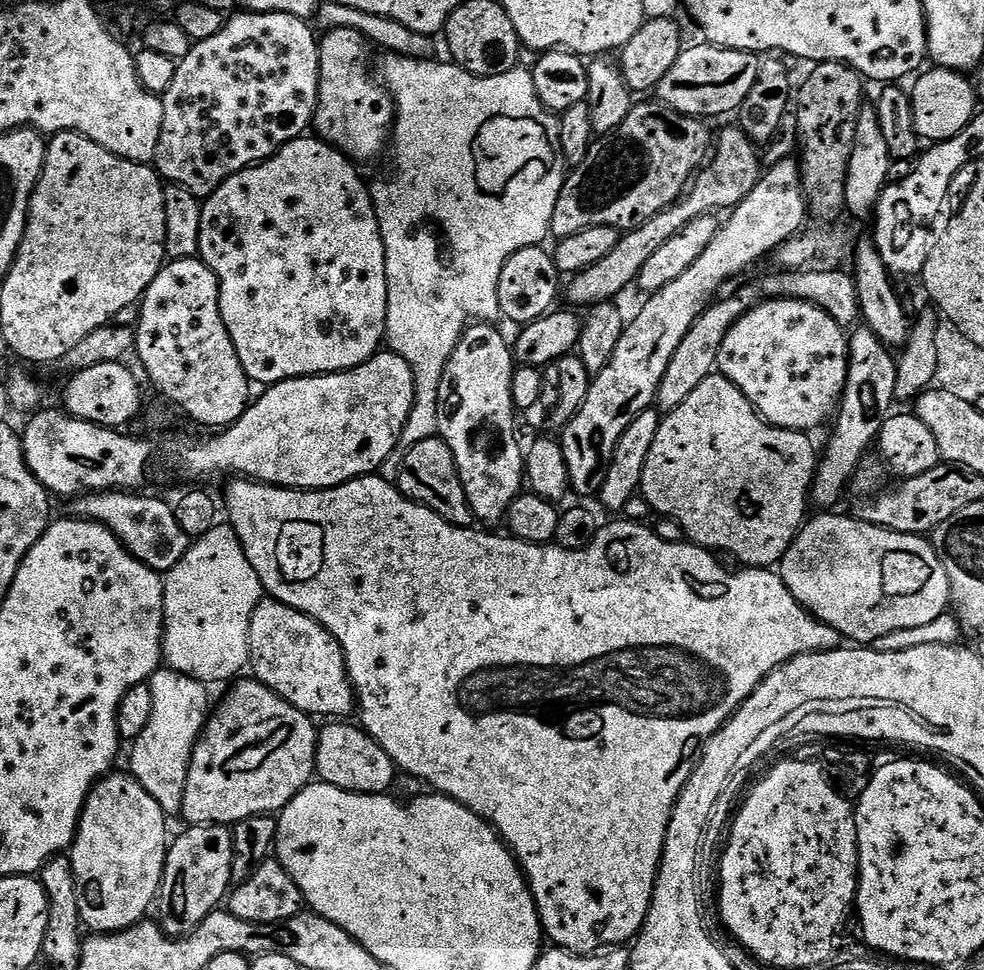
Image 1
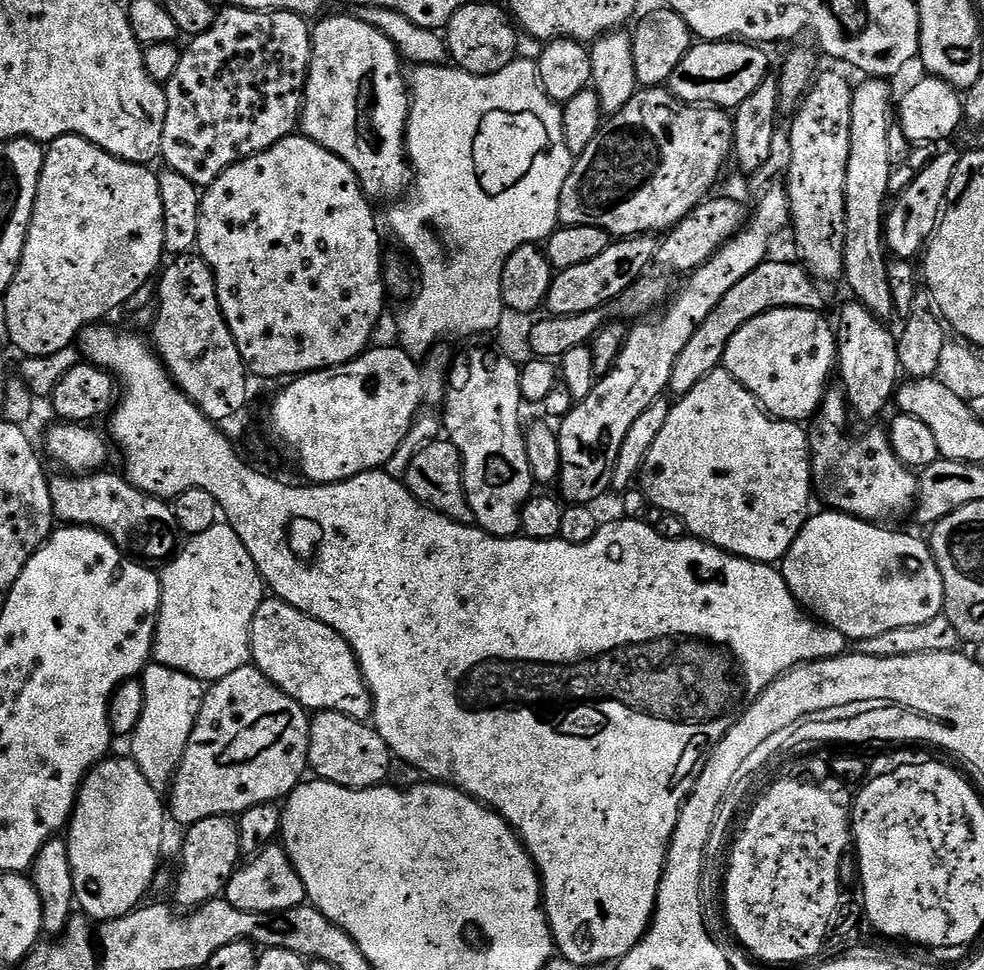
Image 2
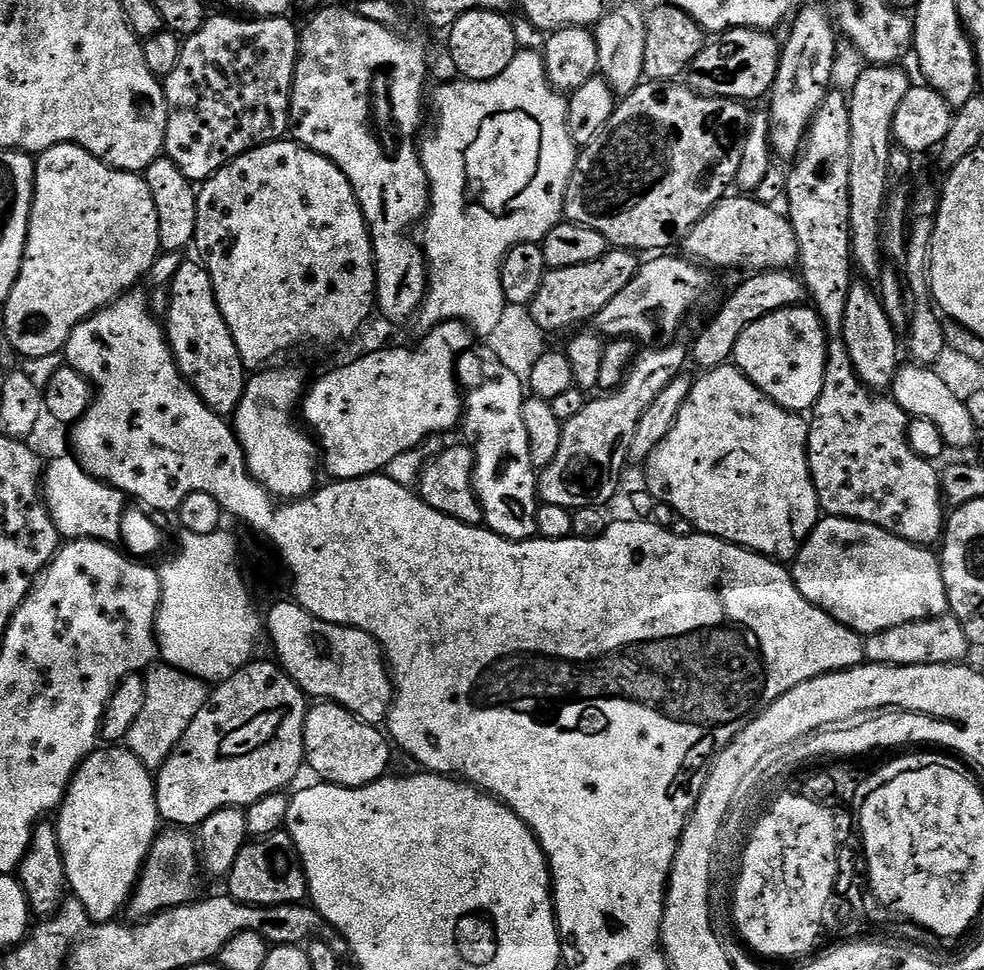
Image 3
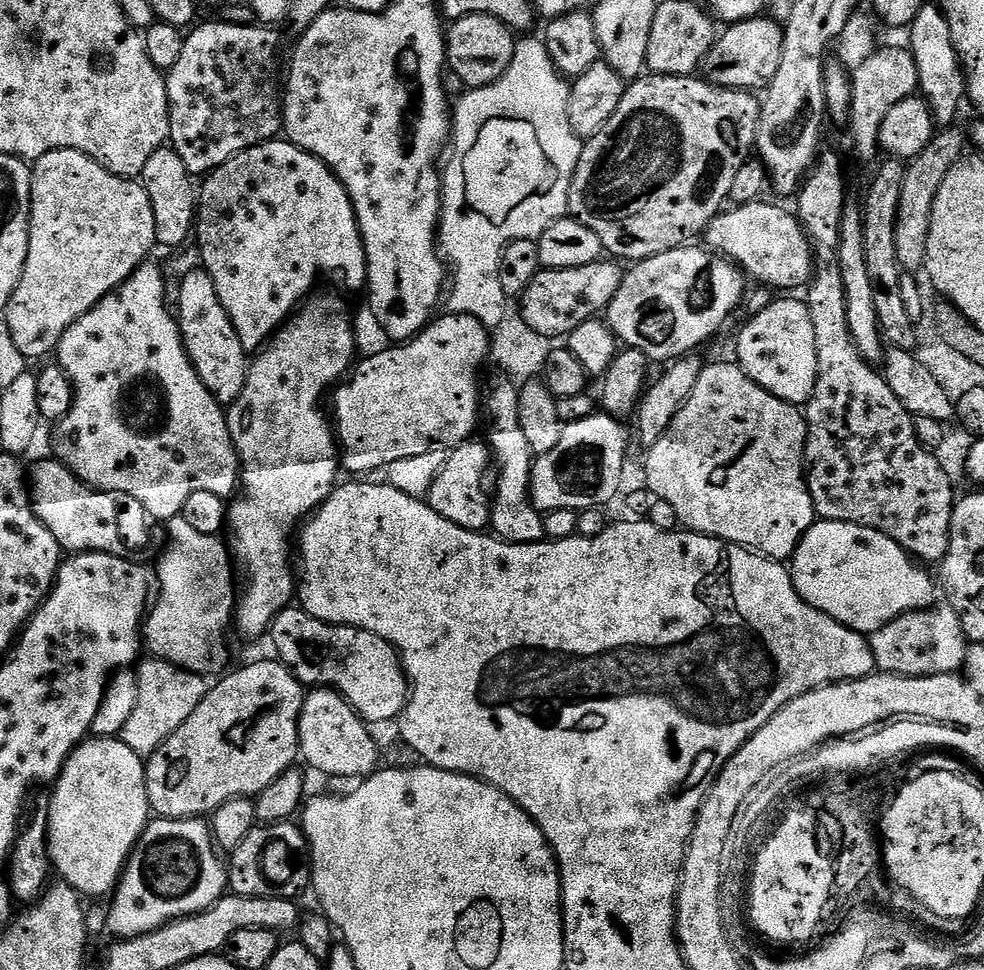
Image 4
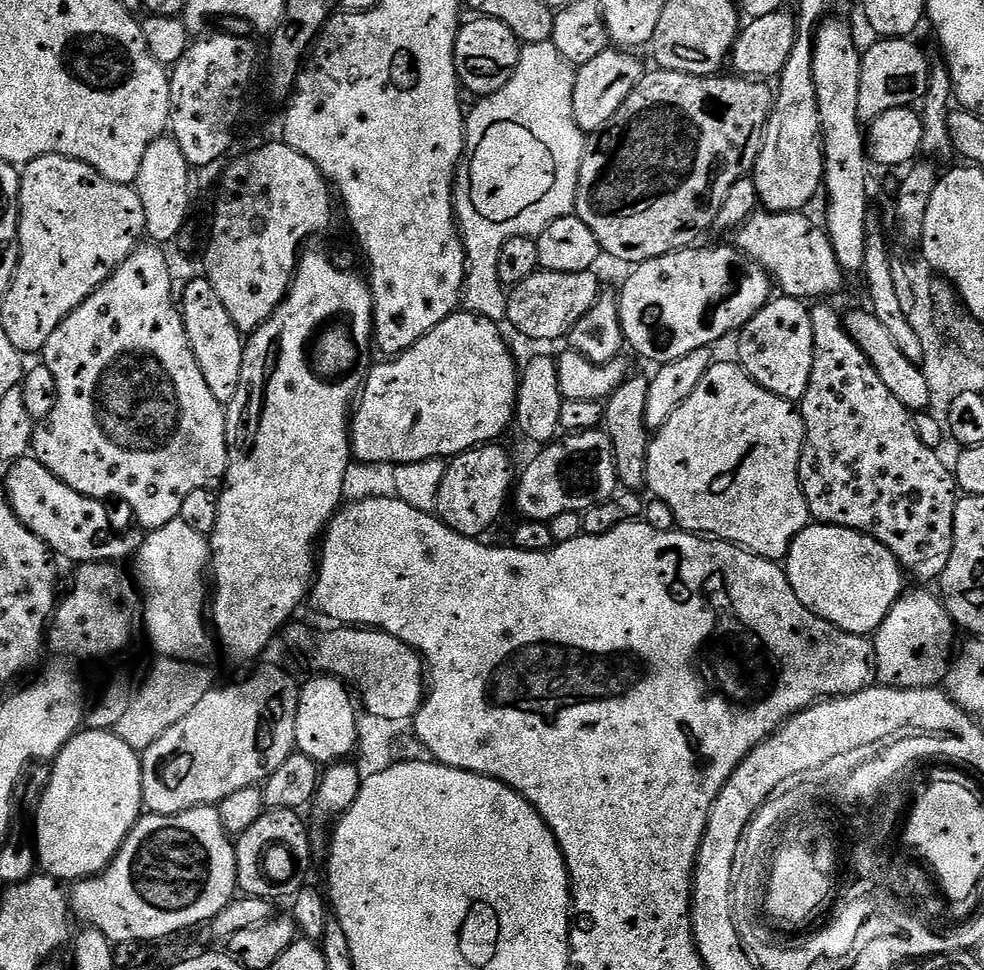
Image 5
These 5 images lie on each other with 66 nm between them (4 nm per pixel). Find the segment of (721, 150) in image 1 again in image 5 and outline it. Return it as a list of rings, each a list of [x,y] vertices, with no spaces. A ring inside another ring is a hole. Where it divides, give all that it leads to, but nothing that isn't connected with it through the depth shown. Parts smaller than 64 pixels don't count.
[[[537,270],[526,282],[508,292],[507,323],[513,324],[526,339],[562,339],[596,305],[602,295],[595,271],[562,274]]]

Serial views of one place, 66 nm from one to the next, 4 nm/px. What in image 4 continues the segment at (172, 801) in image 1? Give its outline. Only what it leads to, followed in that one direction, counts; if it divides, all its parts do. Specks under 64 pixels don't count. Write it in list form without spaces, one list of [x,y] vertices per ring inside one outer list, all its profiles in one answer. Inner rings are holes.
[[[147,659],[139,661],[136,672],[138,706],[134,706],[130,722],[122,726],[124,744],[142,758],[153,756],[166,742],[166,738],[170,738],[170,734],[174,734],[174,730],[178,730],[178,726],[182,726],[182,722],[194,714],[194,710],[198,710],[210,687],[209,681],[197,672],[187,672],[165,660]]]

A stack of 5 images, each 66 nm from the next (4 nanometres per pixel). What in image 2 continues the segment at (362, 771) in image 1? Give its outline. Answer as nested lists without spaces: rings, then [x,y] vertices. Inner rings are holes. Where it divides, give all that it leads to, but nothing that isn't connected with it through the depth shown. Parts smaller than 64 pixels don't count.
[[[317,712],[311,717],[308,767],[319,779],[343,788],[374,788],[385,783],[392,760],[391,750],[371,723],[337,712]]]

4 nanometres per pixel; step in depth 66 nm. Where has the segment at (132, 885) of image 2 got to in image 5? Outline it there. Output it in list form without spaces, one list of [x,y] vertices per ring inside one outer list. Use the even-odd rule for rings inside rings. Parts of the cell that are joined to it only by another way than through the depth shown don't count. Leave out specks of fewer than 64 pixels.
[[[81,730],[65,742],[55,760],[51,761],[50,768],[52,773],[48,776],[48,785],[36,808],[36,859],[47,875],[61,881],[87,880],[89,876],[103,872],[112,863],[122,842],[142,815],[144,799],[140,756],[137,749],[126,746],[126,742],[122,742],[115,731]]]

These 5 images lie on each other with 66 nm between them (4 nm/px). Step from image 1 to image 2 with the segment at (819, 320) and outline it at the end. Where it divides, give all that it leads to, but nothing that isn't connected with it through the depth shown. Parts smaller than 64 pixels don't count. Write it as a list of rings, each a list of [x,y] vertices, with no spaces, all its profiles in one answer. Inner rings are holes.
[[[779,308],[778,310],[770,310],[766,314],[758,314],[758,318],[754,318],[750,322],[746,322],[746,326],[742,326],[742,330],[738,330],[738,334],[734,334],[734,338],[730,338],[730,342],[726,346],[726,354],[724,355],[723,369],[730,373],[738,383],[745,388],[752,397],[760,404],[760,407],[774,416],[778,420],[794,420],[797,422],[811,421],[820,408],[820,403],[824,401],[824,394],[830,387],[830,381],[833,379],[836,363],[836,332],[828,325],[827,315],[815,312],[814,310],[798,310],[797,308]]]

